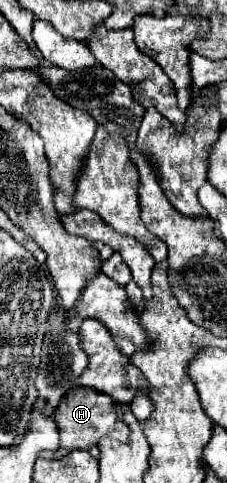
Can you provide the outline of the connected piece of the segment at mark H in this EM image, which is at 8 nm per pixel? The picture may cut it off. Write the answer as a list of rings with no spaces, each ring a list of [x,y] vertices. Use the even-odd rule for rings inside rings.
[[[77,385],[77,389],[71,389],[67,393],[67,397],[61,401],[61,405],[57,407],[57,411],[53,413],[59,431],[61,431],[61,447],[59,447],[59,457],[75,451],[75,449],[85,449],[89,451],[93,457],[99,457],[99,449],[97,449],[97,439],[103,437],[105,433],[123,433],[123,437],[129,435],[129,427],[121,421],[121,417],[117,417],[117,405],[109,395],[101,395],[95,389],[85,389],[81,385]]]

